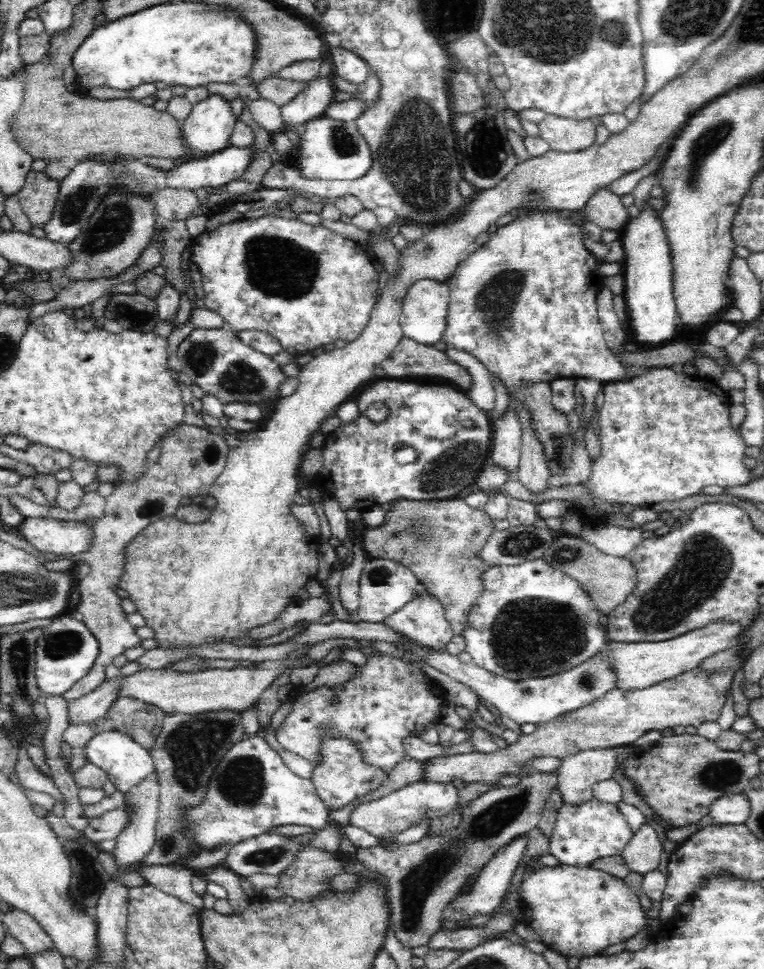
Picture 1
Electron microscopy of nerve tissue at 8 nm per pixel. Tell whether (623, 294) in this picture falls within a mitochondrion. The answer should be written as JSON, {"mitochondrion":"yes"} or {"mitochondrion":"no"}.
{"mitochondrion":"no"}

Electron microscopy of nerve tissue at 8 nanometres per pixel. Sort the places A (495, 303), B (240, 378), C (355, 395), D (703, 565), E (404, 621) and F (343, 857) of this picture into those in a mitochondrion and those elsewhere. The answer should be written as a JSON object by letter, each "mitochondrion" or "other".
{"A":"mitochondrion","B":"mitochondrion","C":"other","D":"mitochondrion","E":"other","F":"other"}

